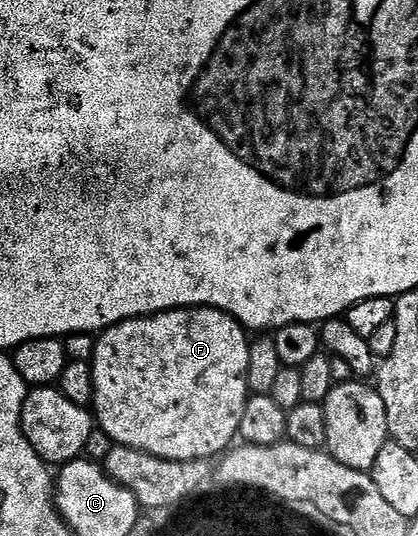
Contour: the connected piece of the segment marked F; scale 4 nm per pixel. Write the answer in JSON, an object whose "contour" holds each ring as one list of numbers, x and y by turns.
{"contour":[[171,308,168,312,157,312,154,316,136,316,133,320,122,320,120,324,104,328,98,333,90,359,93,370,93,419,98,431,109,434,112,444,129,446,133,450,141,450,145,454,153,454,157,458,173,462,210,461,211,456,218,457,226,453,236,443,241,426,241,413,245,411,245,402,249,395,247,371,250,345,248,329,238,320,234,320,228,312,216,308]]}

